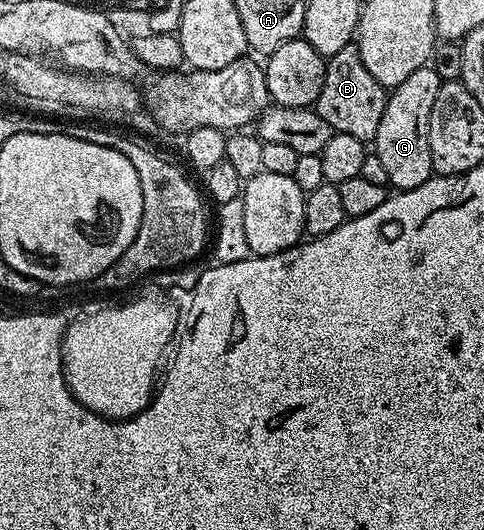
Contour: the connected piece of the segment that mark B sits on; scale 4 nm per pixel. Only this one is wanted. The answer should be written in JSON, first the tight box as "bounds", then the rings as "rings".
{"bounds":[313,44,389,144],"rings":[[[352,44],[341,48],[332,58],[326,59],[324,87],[316,99],[313,108],[329,124],[334,133],[355,136],[357,140],[371,144],[377,136],[377,128],[381,125],[381,116],[385,116],[385,104],[389,97],[388,87],[382,86],[369,74],[369,68],[359,55],[358,45]]]}

